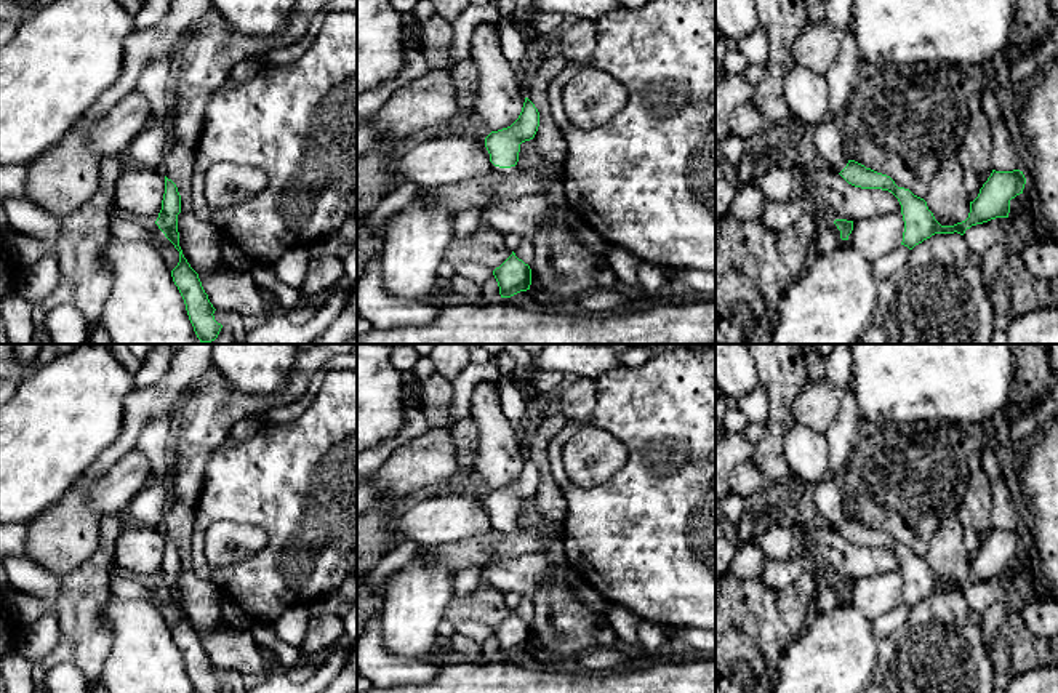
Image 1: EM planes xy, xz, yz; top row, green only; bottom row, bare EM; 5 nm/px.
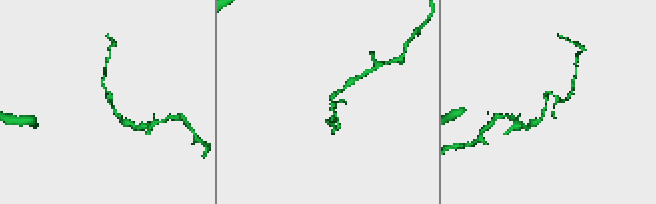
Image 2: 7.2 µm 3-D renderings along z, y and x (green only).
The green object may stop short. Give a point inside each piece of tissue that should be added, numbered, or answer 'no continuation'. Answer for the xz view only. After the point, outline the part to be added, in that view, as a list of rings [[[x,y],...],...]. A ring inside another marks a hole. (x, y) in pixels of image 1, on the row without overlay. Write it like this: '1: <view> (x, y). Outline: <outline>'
no continuation

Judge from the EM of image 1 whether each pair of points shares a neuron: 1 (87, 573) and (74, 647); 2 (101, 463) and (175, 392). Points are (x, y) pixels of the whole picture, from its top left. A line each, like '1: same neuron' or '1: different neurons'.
1: same neuron
2: same neuron

